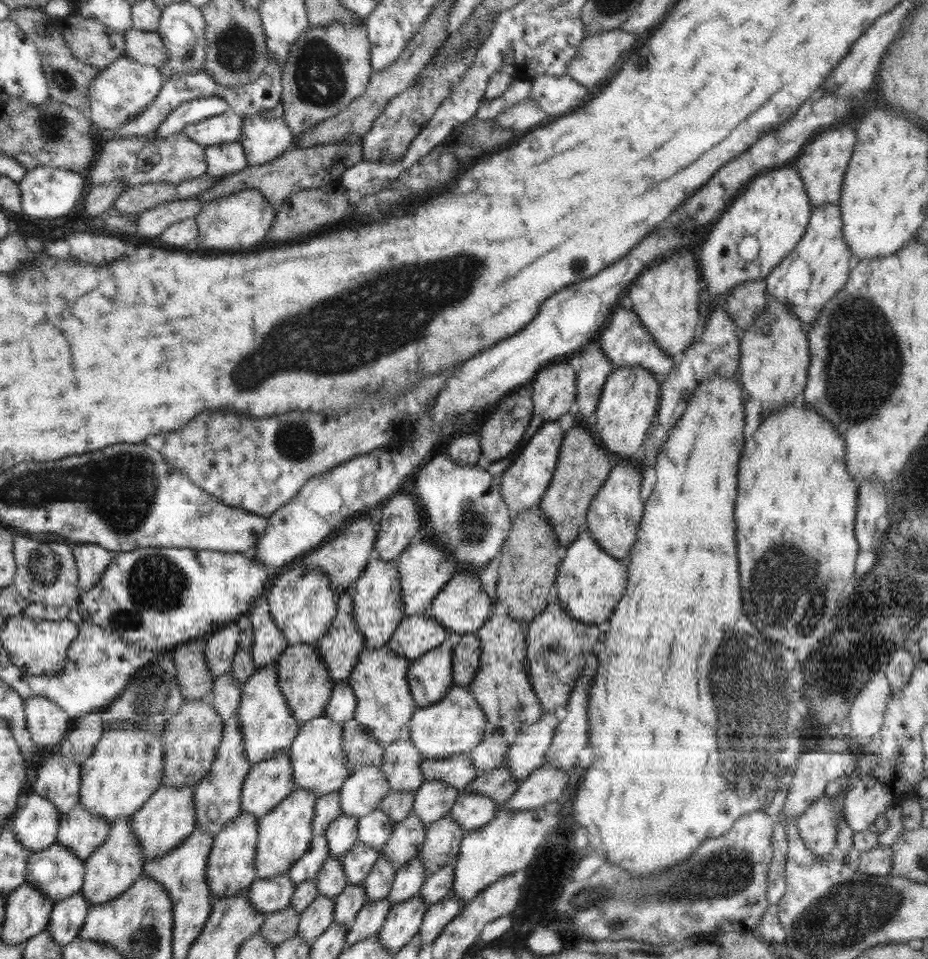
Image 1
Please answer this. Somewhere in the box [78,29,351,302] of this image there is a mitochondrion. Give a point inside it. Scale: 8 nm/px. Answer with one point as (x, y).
(318, 78)

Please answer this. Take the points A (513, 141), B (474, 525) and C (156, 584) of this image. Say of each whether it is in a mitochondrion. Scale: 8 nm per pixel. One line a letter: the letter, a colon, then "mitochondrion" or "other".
A: other
B: mitochondrion
C: mitochondrion

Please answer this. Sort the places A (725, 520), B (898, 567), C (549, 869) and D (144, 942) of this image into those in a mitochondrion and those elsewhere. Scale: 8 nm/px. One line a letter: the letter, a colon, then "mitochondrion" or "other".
A: other
B: mitochondrion
C: other
D: mitochondrion

